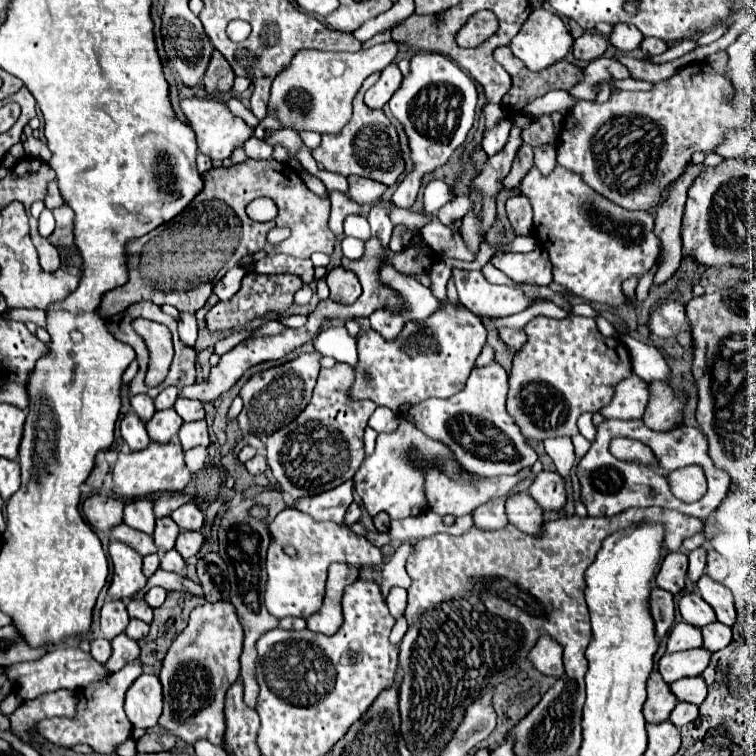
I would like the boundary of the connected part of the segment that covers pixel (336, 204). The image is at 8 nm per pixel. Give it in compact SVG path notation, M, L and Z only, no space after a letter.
M332 192L330 194L330 202L332 202L332 214L330 214L330 230L340 236L342 234L342 224L344 218L350 214L360 214L360 216L368 216L368 208L366 206L358 206L356 202L352 202L346 194L342 192Z

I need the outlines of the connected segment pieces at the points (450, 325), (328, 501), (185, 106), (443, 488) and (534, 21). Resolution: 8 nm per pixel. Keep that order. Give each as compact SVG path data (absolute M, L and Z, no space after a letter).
M436 256L428 274L430 290L440 302L436 314L422 322L406 322L394 340L384 340L374 330L366 330L358 336L358 364L354 366L356 378L348 390L350 398L372 400L376 406L386 406L398 414L432 396L450 398L466 386L468 374L486 344L486 328L470 310L448 302L446 286L452 268L452 258Z
M348 480L348 482L340 484L338 488L328 490L324 494L294 500L292 504L288 504L288 508L300 510L300 512L310 512L310 516L318 522L332 520L332 522L344 524L346 508L352 504L352 490L354 490L354 482Z
M192 96L192 98L184 98L182 100L182 110L186 114L186 118L190 120L192 124L192 130L196 132L196 140L198 140L198 150L202 154L206 154L210 160L216 160L216 162L222 162L226 158L232 156L232 152L240 146L244 146L244 142L248 138L252 138L254 134L254 128L250 128L242 118L234 116L226 102L218 100L218 98L200 98L200 96Z
M528 468L516 476L496 476L496 478L482 478L476 474L468 474L468 478L464 478L464 482L460 482L460 480L448 478L446 474L440 474L440 470L428 470L428 474L424 474L424 494L428 494L428 510L436 512L440 516L470 514L472 510L476 510L480 504L488 502L490 498L504 496L510 488L514 488L528 474L530 474Z
M544 8L532 10L510 48L530 70L544 70L562 60L572 48L572 36L558 14Z

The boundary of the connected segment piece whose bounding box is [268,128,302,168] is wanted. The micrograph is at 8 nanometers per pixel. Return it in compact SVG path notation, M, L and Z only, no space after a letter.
M284 128L284 130L276 130L276 132L268 132L268 144L284 144L290 150L290 166L300 168L300 164L294 158L294 154L302 146L302 140L300 140L300 136L294 130Z

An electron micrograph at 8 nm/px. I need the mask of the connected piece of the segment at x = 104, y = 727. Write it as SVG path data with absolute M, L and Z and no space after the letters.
M128 662L122 670L110 674L104 682L92 682L92 686L86 686L84 690L76 690L78 706L76 706L74 718L62 716L62 718L40 720L36 724L36 732L56 746L70 748L82 742L82 744L88 744L96 754L112 754L114 746L122 744L132 732L132 724L124 714L124 694L140 674L142 674L142 664Z

